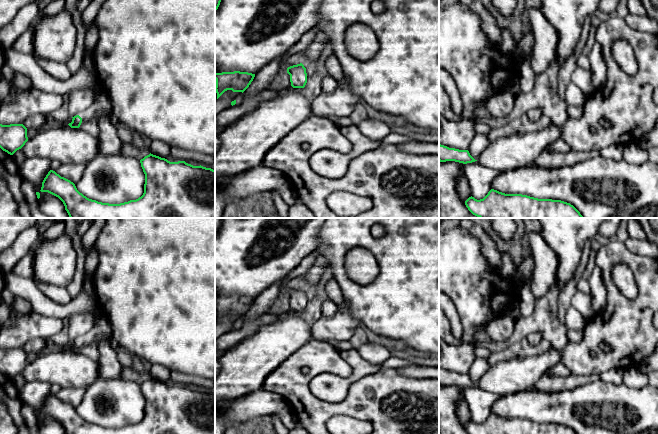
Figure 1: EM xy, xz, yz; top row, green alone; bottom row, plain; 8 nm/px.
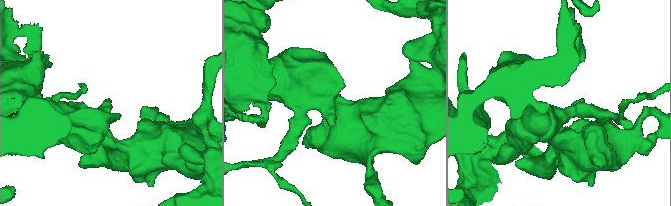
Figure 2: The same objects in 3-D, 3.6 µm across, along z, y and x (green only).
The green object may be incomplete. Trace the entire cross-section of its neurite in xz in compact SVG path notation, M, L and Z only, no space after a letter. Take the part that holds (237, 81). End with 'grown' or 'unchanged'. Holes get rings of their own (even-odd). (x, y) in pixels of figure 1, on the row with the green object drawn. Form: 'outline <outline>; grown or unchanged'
outline M240 71L215 73L217 99L227 90L243 93L254 77L255 74Z; unchanged

